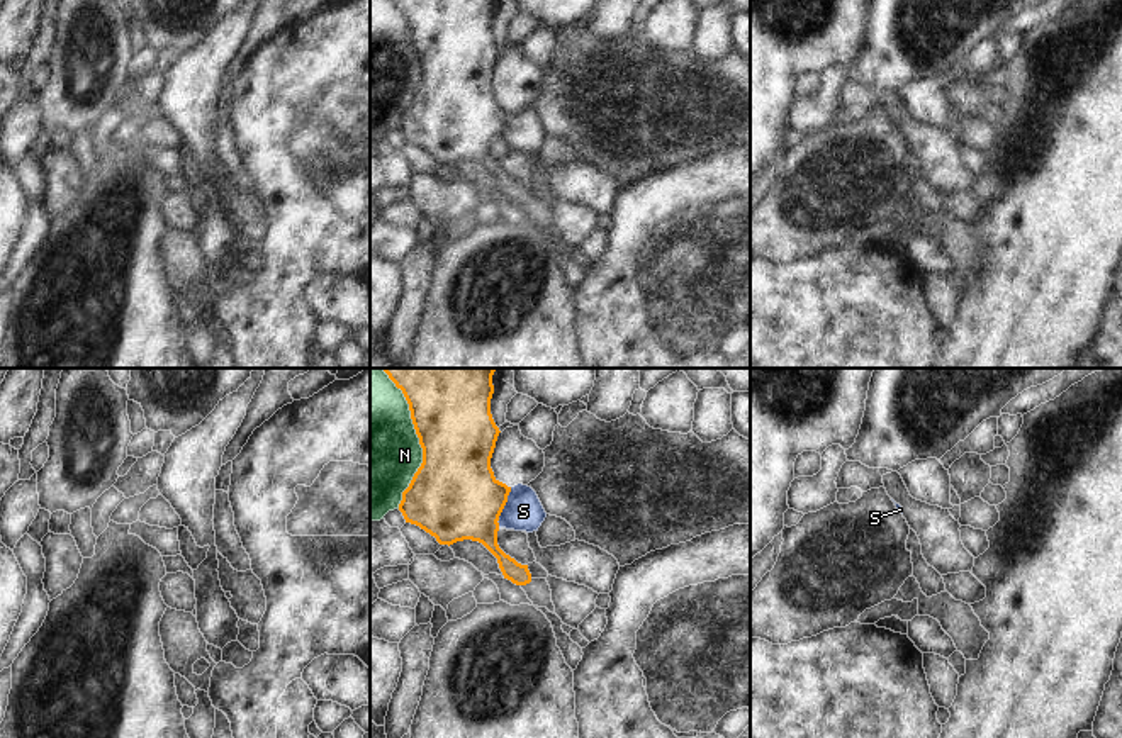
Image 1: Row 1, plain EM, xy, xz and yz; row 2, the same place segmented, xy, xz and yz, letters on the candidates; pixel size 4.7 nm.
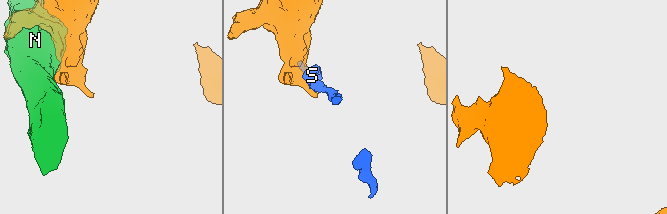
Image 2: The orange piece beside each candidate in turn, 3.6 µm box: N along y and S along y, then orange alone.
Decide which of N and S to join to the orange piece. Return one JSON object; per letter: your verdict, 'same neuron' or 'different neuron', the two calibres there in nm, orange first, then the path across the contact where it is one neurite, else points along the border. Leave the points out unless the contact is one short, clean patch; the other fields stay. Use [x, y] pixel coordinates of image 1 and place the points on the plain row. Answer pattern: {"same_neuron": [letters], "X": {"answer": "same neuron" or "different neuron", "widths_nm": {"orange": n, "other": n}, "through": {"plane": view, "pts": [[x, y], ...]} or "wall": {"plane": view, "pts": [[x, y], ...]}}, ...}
{"same_neuron": [], "N": {"answer": "different neuron", "widths_nm": {"orange": 360, "other": 460}}, "S": {"answer": "different neuron", "widths_nm": {"orange": 420, "other": 190}}}

